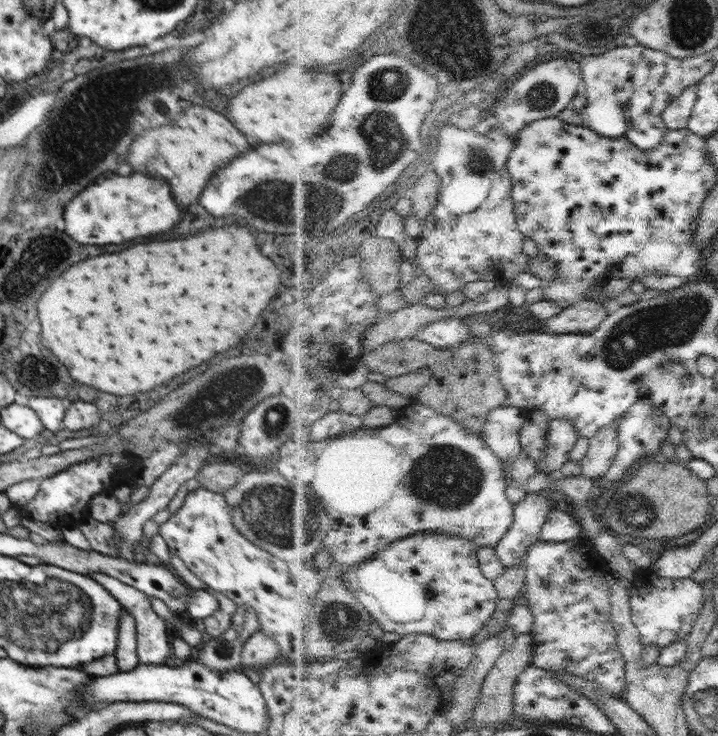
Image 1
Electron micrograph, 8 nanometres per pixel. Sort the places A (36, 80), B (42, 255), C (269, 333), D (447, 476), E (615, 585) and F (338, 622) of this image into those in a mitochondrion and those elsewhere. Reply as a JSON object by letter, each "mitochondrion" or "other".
{"A":"other","B":"mitochondrion","C":"other","D":"mitochondrion","E":"other","F":"mitochondrion"}

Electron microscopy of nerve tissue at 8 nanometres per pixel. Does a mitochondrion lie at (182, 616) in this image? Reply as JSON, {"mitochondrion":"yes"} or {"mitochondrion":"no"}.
{"mitochondrion":"no"}

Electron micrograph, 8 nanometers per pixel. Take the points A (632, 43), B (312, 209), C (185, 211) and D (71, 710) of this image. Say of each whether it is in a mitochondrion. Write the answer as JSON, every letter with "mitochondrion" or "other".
{"A":"other","B":"mitochondrion","C":"other","D":"other"}

